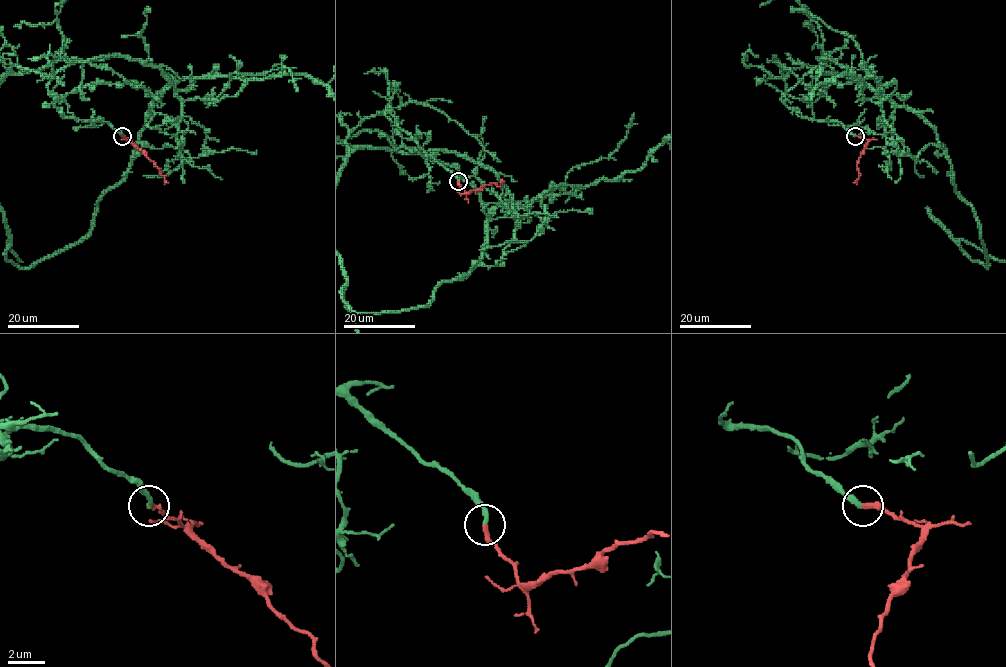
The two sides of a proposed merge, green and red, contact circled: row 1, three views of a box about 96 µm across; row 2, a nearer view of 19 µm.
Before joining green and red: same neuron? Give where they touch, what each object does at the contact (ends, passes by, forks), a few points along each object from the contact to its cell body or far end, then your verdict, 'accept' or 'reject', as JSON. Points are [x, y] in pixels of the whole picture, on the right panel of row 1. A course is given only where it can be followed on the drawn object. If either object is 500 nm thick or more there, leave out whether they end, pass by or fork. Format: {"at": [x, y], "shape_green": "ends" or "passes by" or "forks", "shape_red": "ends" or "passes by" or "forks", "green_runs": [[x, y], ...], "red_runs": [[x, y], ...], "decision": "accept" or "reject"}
{"at": [855, 136], "shape_green": "ends", "shape_red": "ends", "red_runs": [[856, 136], [865, 139], [867, 143], [857, 162], [860, 175], [854, 183]], "decision": "accept"}

